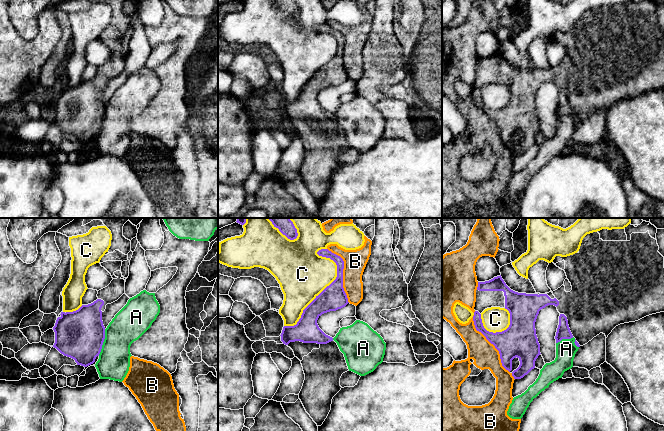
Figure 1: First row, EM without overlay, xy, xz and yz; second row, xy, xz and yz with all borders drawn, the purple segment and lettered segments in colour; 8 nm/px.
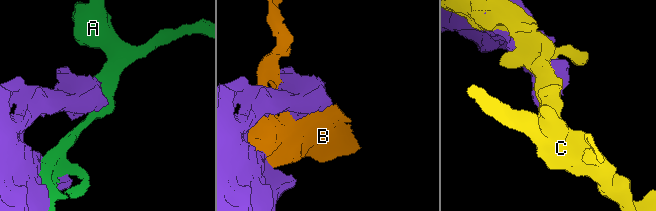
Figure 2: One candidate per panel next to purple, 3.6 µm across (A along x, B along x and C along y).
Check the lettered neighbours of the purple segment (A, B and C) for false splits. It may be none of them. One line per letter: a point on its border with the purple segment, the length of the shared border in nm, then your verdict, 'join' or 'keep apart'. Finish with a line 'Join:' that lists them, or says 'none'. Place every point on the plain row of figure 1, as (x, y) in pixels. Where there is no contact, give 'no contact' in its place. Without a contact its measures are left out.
A: xy (103, 117) | 220 nm | keep apart
B: yz (491, 119) | 550 nm | keep apart
C: xz (329, 61) | 700 nm | keep apart
Join: none

